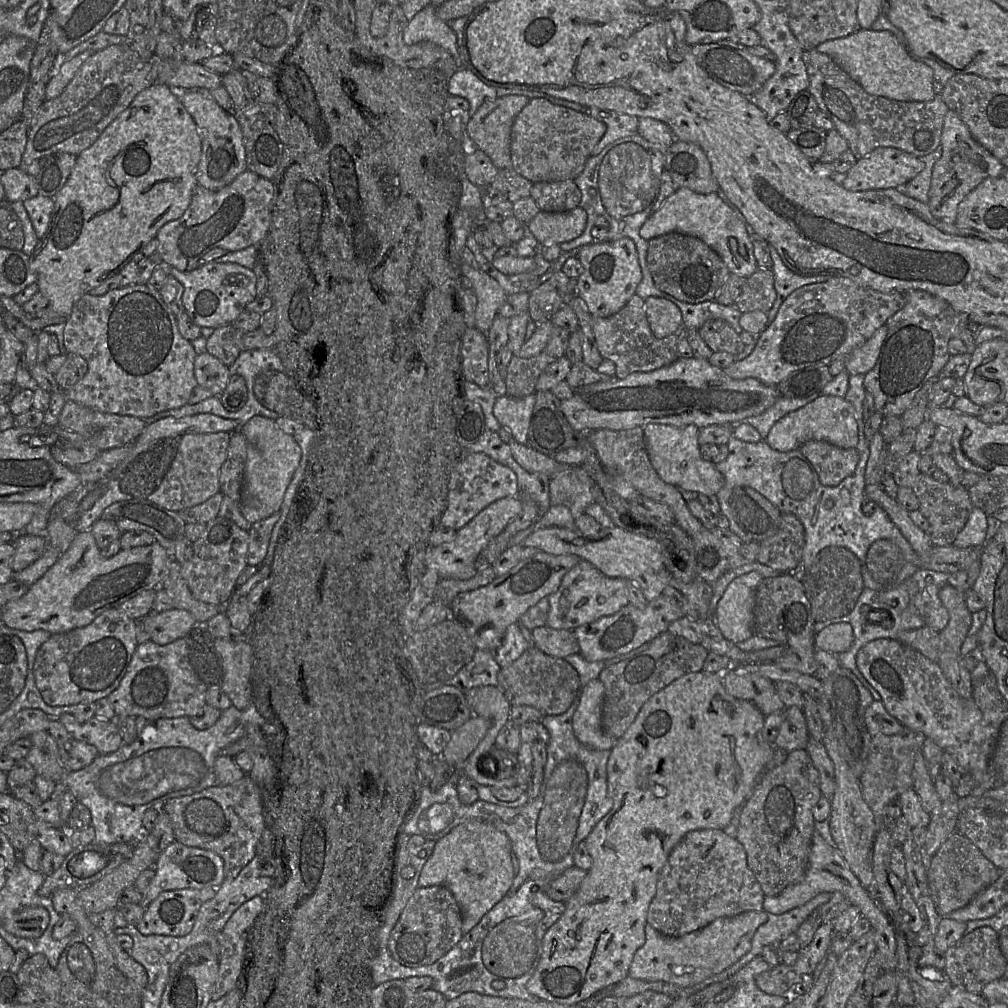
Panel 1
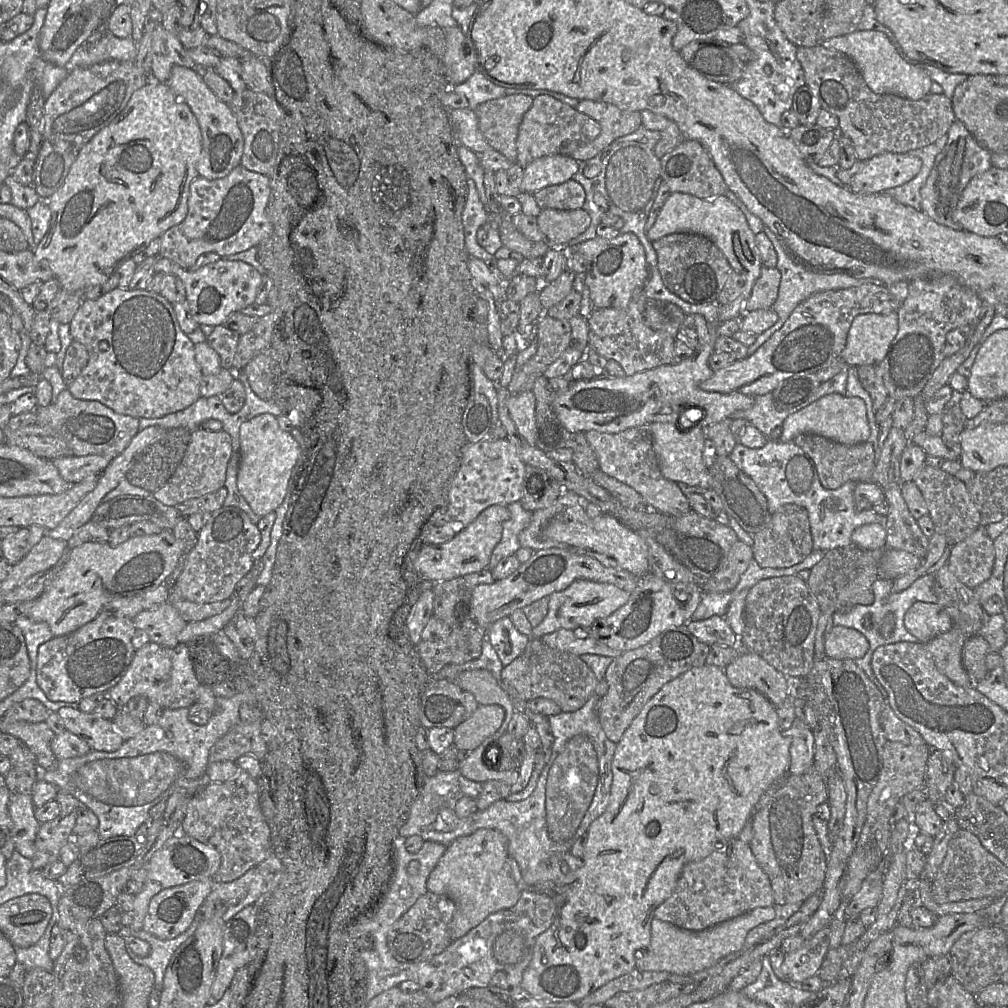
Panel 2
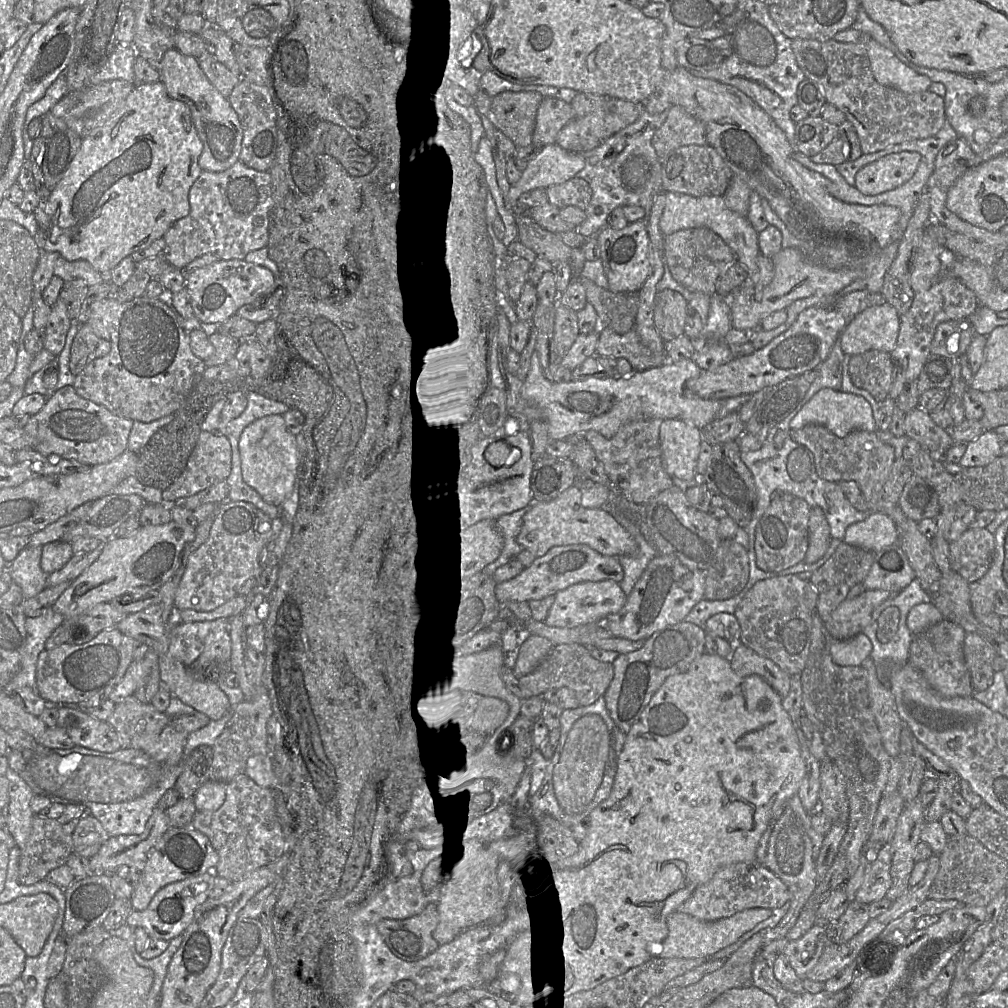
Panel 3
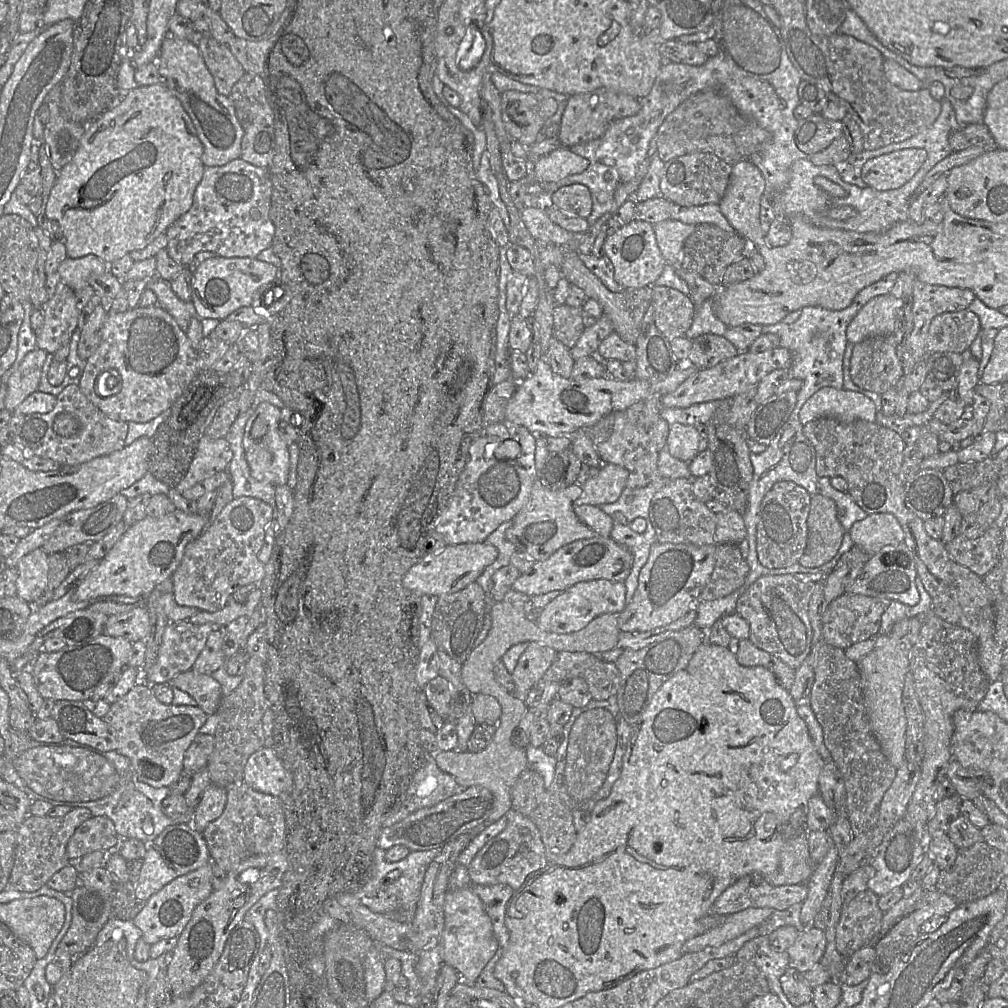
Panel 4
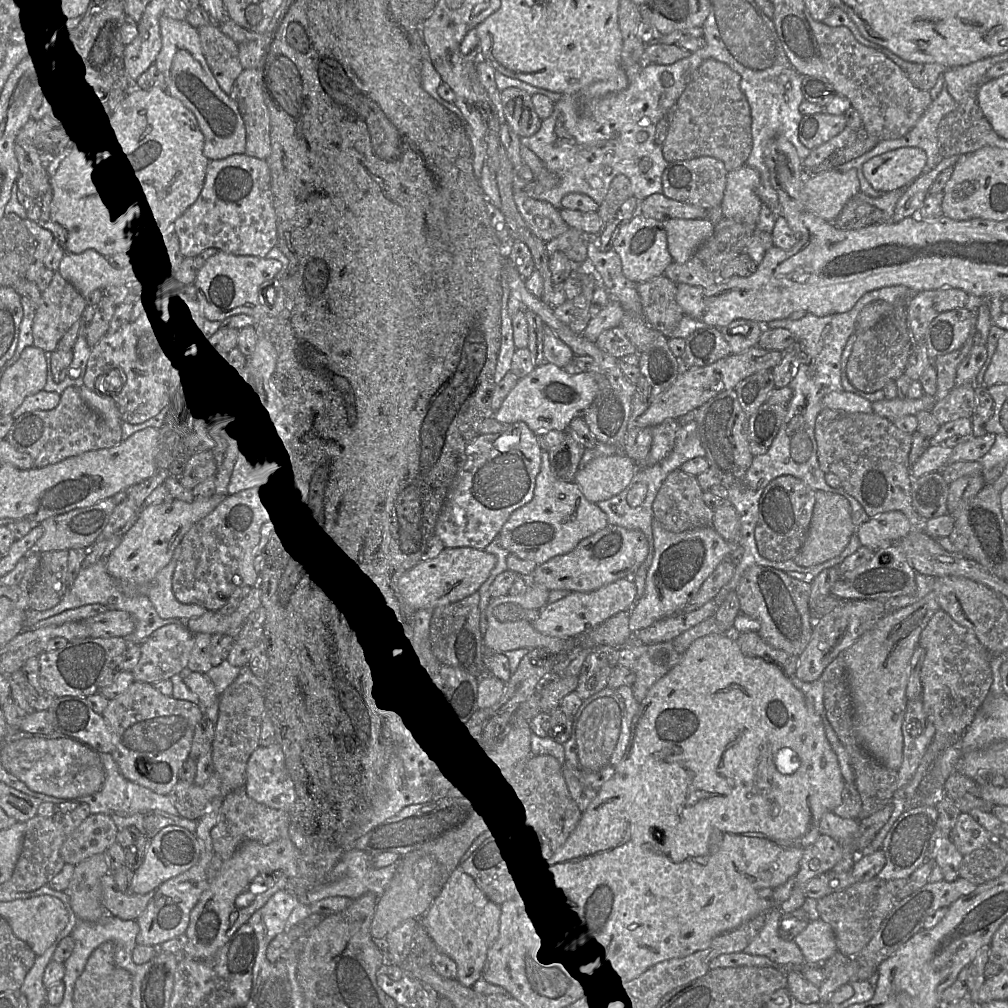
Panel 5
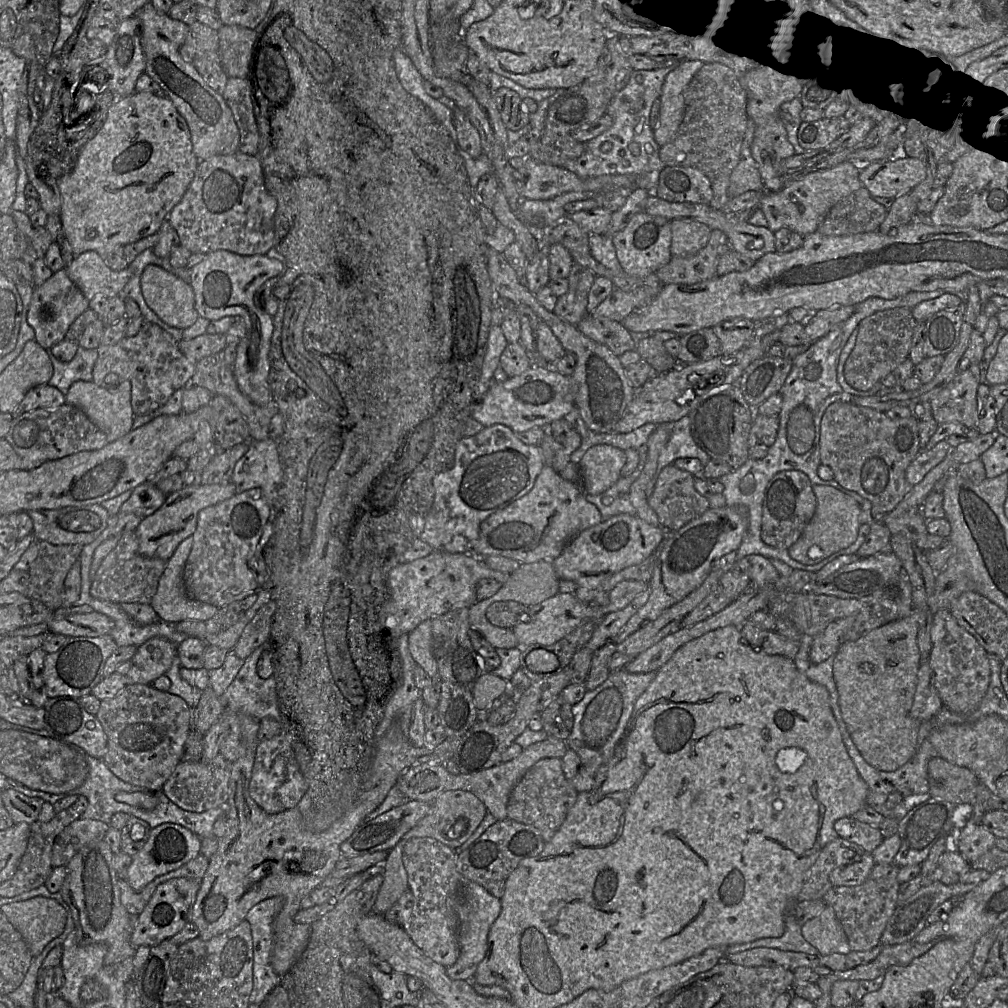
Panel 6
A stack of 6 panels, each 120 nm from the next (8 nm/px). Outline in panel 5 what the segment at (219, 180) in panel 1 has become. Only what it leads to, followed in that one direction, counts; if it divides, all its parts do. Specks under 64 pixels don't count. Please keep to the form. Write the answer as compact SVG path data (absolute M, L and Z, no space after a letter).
M162 15L159 19L162 47L154 65L163 74L165 89L180 100L197 120L204 136L203 155L208 160L218 160L243 154L246 130L237 104L222 91L203 55L198 30L187 21Z

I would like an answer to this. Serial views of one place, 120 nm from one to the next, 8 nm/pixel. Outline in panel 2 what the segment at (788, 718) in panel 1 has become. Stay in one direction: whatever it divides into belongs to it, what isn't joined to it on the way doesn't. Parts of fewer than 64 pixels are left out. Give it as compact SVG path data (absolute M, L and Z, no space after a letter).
M796 717L792 726L782 731L782 734L791 739L789 773L801 775L814 768L815 739L813 730Z

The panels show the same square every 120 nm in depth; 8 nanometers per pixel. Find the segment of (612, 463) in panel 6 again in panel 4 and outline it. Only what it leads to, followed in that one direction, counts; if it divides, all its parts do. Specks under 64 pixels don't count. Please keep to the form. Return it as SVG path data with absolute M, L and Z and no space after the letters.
M604 464L582 485L580 503L601 506L616 502L626 488L629 472L622 466Z

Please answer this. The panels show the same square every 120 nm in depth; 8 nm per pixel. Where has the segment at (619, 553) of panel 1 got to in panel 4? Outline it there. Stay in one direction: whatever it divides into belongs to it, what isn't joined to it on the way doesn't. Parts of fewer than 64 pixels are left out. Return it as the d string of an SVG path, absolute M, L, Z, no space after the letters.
M536 479L528 503L512 519L512 526L506 531L506 538L516 547L517 551L523 552L536 561L548 559L561 547L580 539L594 537L610 537L613 528L613 519L599 506L580 503L583 489L582 485L574 483L564 489L549 490L543 487Z

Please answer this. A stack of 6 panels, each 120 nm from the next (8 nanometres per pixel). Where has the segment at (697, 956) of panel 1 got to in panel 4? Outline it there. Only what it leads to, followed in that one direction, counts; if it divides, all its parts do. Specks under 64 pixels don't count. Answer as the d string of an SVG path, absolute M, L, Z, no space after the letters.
M749 907L725 915L723 922L706 932L688 939L682 946L684 954L697 952L709 946L719 946L753 927L760 925L775 910L770 907Z

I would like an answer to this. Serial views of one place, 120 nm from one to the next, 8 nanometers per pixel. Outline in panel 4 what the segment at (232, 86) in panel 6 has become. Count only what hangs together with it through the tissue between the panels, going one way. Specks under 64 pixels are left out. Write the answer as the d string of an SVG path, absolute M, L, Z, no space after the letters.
M244 74L232 87L228 97L235 107L237 118L244 130L240 158L260 168L267 168L274 156L275 129L274 112L267 98L265 78L256 74Z

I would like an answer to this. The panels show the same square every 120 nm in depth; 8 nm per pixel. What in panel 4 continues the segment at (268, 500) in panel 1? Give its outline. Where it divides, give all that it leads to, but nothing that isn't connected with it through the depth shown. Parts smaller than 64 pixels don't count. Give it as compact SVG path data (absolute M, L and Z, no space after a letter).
M267 402L259 404L248 419L242 445L250 473L261 482L281 486L288 483L290 456L289 445L280 433L281 409Z

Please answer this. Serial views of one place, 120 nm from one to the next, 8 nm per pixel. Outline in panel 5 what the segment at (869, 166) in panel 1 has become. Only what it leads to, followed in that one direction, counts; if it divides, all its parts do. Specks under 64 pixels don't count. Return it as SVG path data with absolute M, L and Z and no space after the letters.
M902 147L875 156L864 163L863 174L871 186L888 193L907 187L924 171L926 152L918 147Z

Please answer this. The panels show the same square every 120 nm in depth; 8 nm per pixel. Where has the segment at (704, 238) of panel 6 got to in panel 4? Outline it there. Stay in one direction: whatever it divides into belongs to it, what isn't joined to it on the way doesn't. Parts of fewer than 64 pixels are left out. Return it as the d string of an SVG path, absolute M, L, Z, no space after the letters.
M669 219L654 225L657 245L667 263L680 268L685 240L695 231L697 225Z

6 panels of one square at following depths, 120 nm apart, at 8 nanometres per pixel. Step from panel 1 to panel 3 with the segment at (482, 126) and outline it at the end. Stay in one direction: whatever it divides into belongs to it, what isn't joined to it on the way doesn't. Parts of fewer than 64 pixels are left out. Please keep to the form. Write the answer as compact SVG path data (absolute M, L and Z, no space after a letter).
M502 92L492 97L493 124L516 148L532 144L536 114L543 98L535 92Z

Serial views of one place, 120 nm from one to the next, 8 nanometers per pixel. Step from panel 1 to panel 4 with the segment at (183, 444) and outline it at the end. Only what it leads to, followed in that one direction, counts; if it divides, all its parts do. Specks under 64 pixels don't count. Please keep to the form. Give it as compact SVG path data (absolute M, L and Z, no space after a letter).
M204 434L185 477L174 487L179 493L193 487L198 482L226 471L233 458L233 452L226 438L211 438Z

